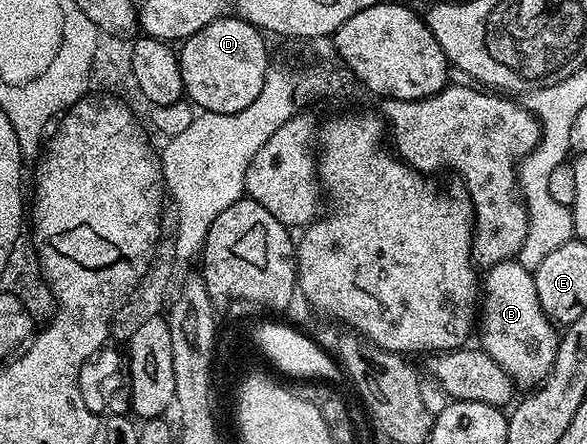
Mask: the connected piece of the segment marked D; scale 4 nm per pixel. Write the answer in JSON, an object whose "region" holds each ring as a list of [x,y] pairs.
{"region":[[[226,17],[211,21],[211,25],[184,40],[179,47],[179,58],[187,99],[197,109],[211,113],[239,113],[239,109],[247,109],[259,97],[271,66],[264,38],[246,19]]]}

